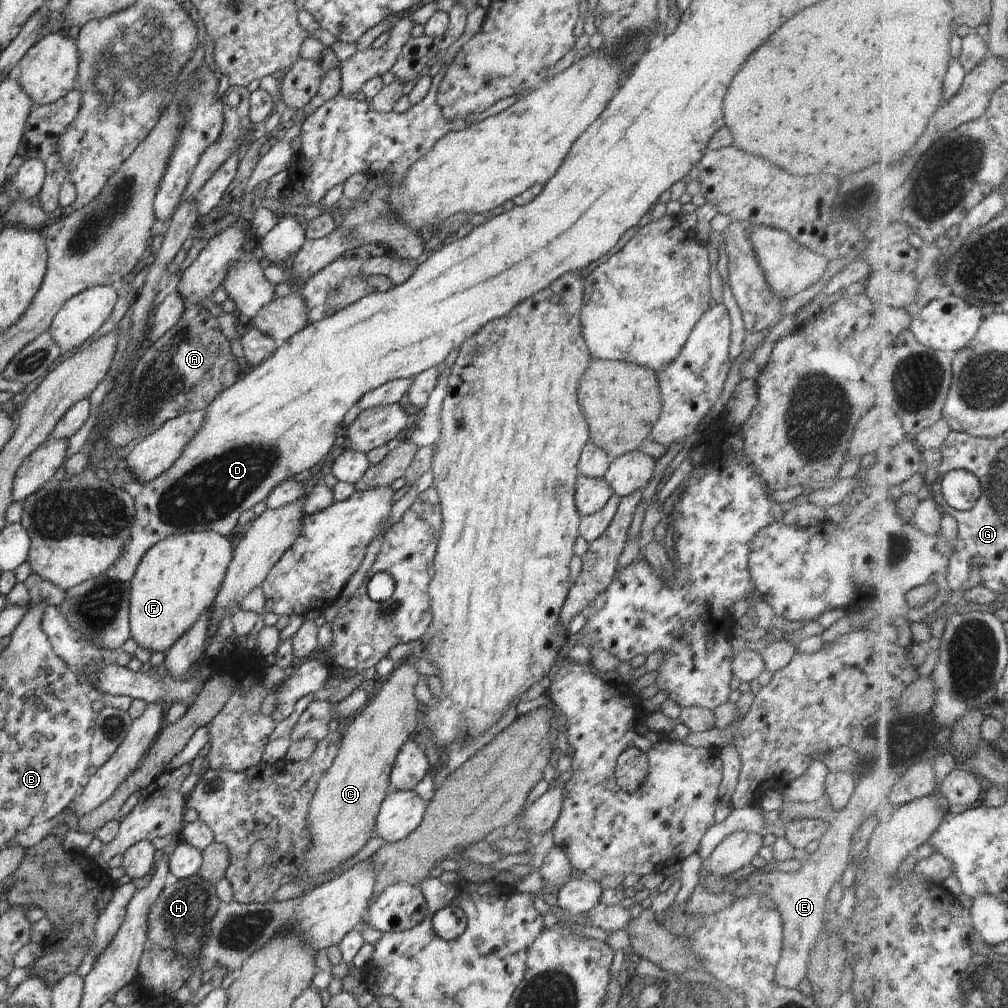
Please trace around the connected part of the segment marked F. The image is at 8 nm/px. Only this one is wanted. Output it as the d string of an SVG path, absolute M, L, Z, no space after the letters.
M206 531L170 535L151 546L131 582L130 638L151 654L170 650L212 608L232 557L232 546L226 537Z

